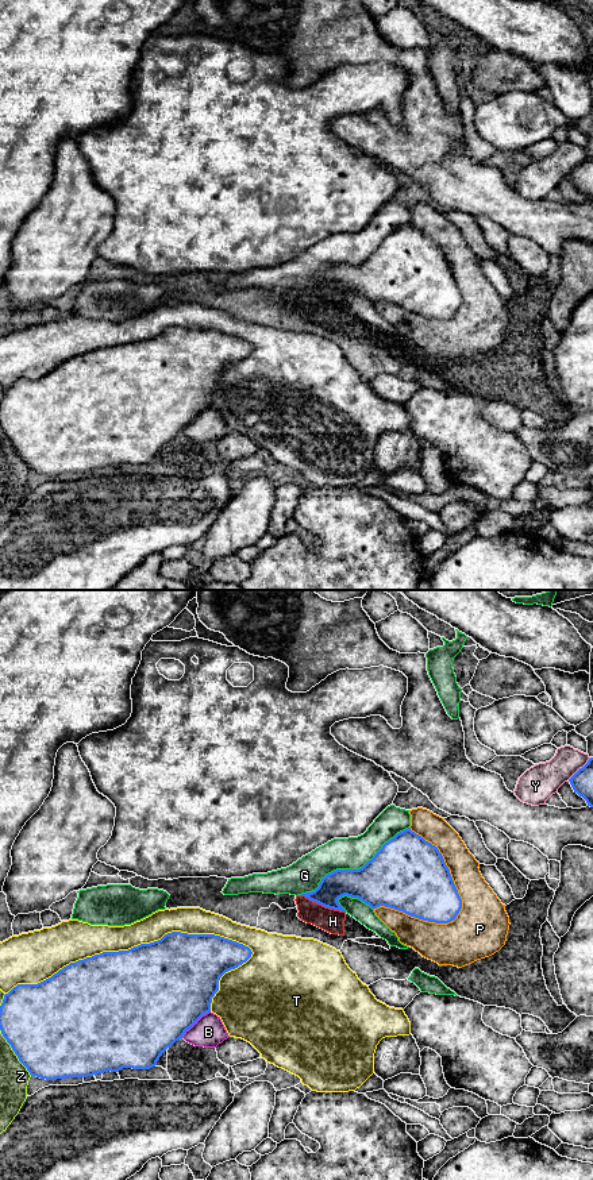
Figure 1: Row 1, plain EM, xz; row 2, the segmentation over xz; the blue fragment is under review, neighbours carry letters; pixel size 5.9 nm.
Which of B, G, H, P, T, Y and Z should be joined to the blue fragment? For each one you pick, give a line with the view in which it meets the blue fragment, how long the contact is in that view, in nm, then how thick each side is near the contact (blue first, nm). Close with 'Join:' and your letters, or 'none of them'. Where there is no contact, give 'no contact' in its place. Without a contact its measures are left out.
Join: none of them

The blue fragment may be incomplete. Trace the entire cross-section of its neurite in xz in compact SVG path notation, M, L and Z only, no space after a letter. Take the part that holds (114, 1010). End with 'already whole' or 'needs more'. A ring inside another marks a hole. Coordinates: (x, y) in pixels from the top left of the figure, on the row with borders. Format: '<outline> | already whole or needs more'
M181 932L128 950L103 952L70 963L38 984L14 987L0 1006L0 1030L30 1075L41 1079L86 1077L123 1068L150 1069L167 1048L211 1011L220 977L251 955L249 946L220 936Z | already whole

